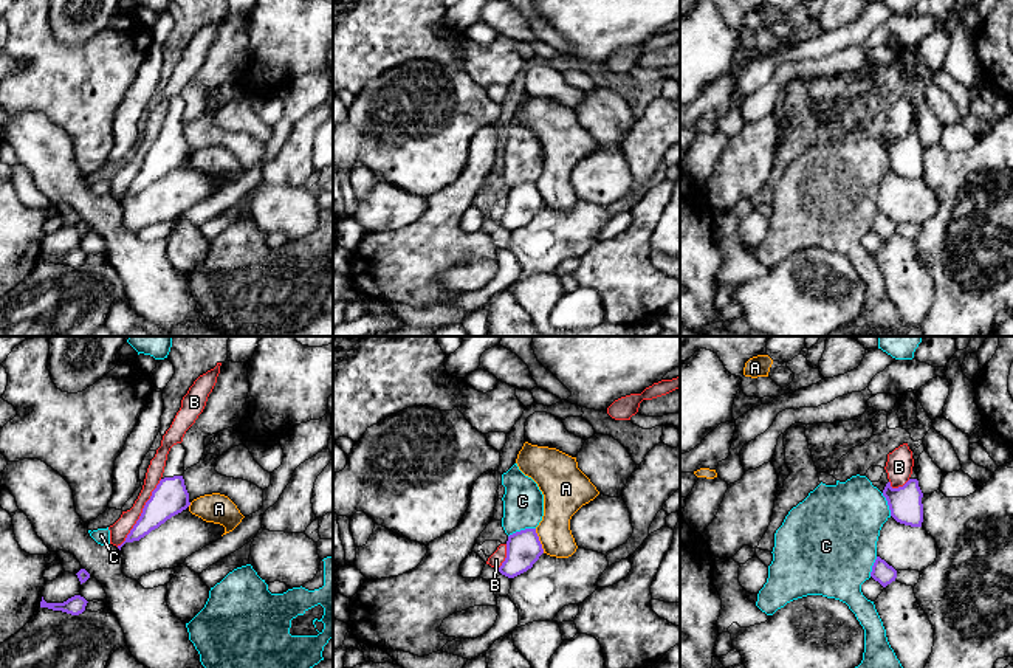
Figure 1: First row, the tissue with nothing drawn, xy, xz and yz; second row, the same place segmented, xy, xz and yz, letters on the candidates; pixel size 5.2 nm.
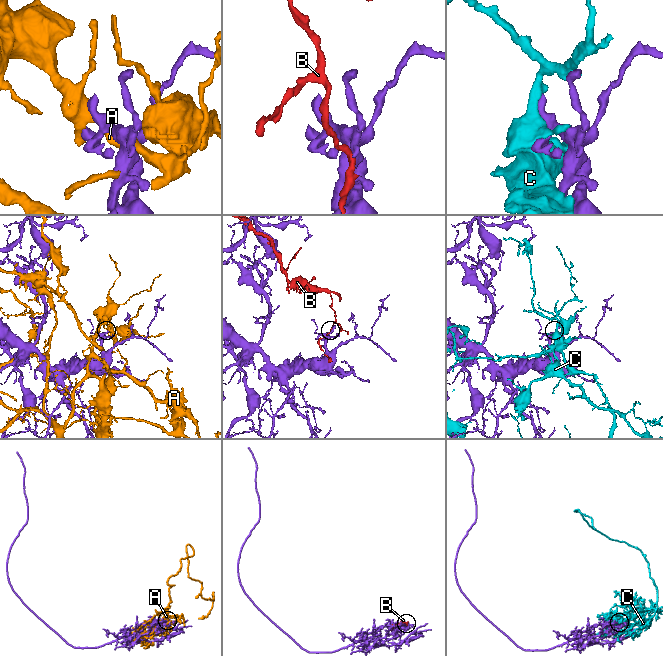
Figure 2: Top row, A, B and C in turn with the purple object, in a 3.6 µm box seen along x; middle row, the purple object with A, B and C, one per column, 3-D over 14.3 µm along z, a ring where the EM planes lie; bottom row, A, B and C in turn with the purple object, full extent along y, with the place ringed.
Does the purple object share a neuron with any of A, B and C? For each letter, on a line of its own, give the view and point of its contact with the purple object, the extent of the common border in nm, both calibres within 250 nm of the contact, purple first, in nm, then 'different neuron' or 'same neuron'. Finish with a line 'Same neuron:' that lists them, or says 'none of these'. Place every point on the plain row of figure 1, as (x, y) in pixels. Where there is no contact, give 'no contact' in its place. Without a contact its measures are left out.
A: contact xz (539, 194); length 140 nm; calibres 180 and 190 nm; different neuron
B: contact xy (141, 166); length 420 nm; calibres 180 and 100 nm; different neuron
C: contact xz (521, 183); length 150 nm; calibres 180 and 200 nm; different neuron
Same neuron: none of these

